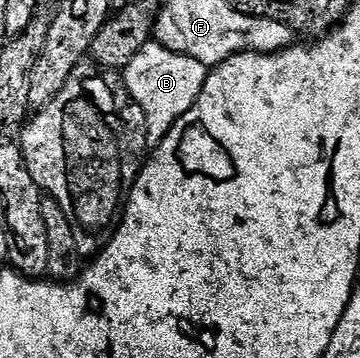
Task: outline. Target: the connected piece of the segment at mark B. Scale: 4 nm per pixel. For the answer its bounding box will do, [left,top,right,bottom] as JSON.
[123,40,208,148]

